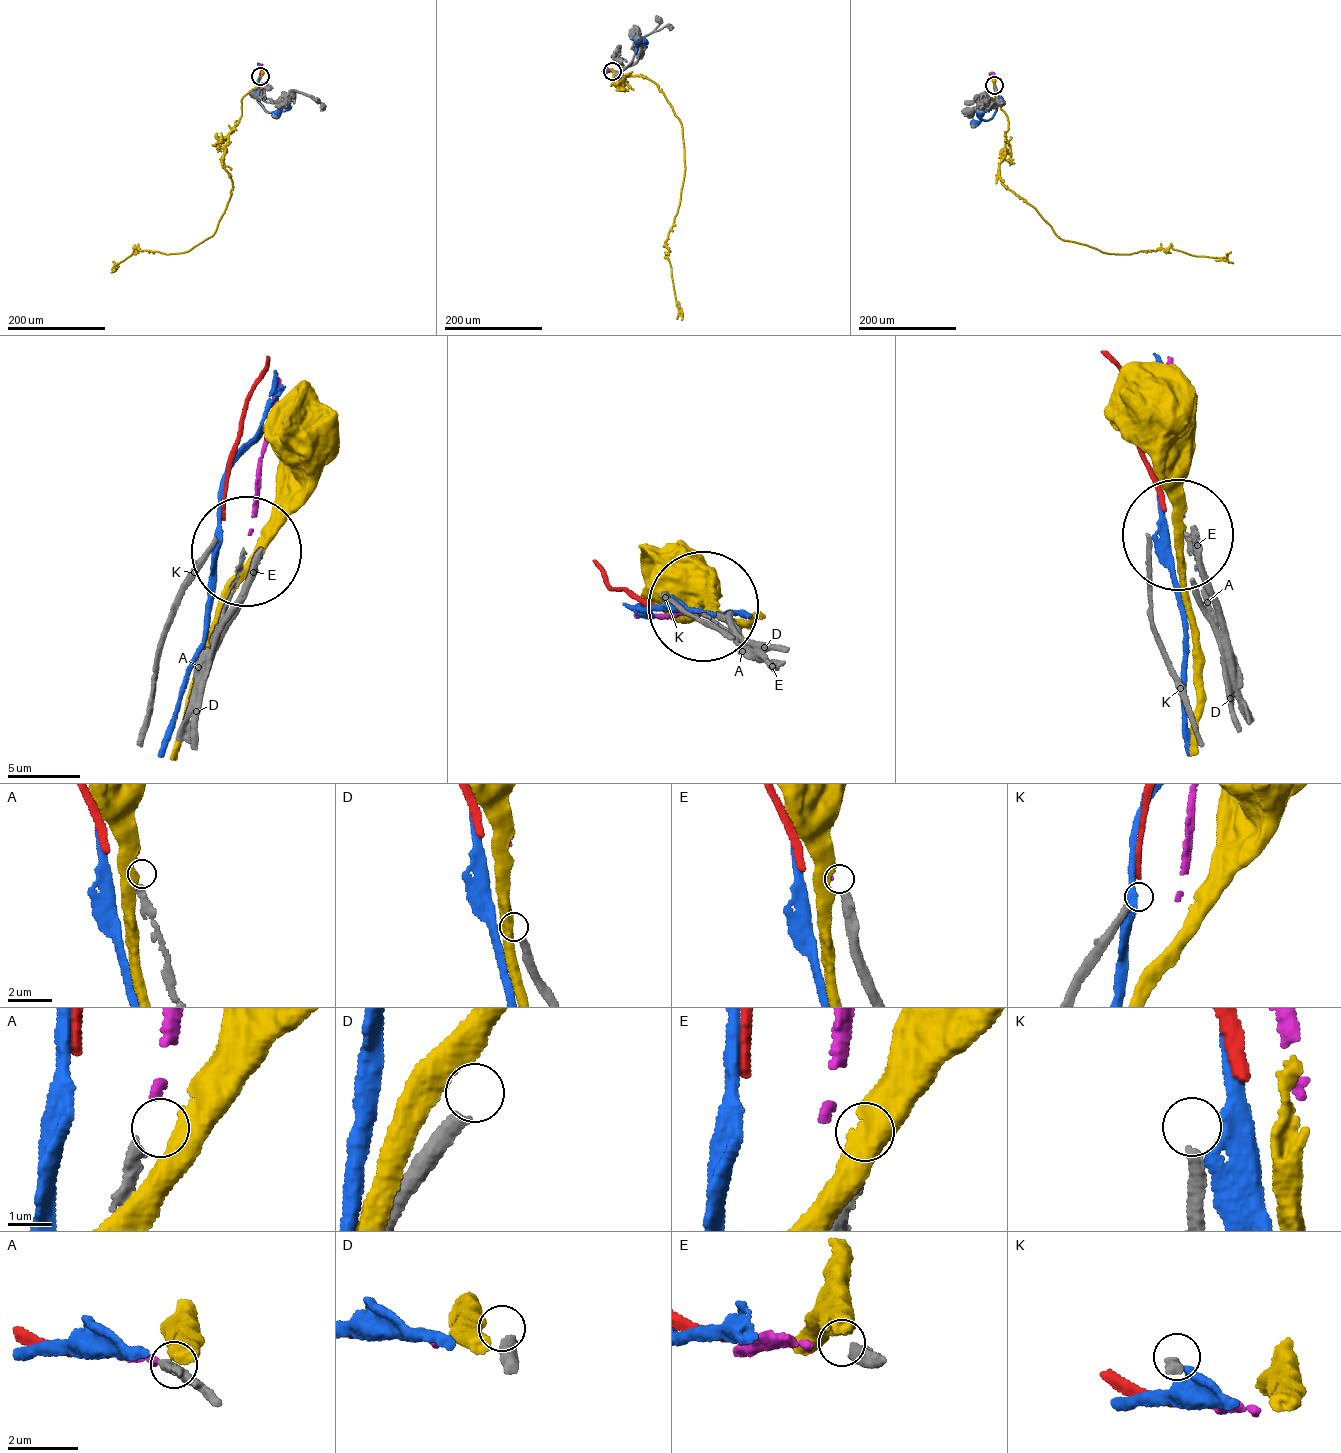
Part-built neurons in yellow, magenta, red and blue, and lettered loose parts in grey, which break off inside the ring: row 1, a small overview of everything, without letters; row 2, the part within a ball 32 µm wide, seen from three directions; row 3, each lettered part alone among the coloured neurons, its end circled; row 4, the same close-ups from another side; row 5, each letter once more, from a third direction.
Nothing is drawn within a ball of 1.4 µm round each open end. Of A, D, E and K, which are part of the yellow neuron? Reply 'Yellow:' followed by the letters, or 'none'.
Yellow: none

